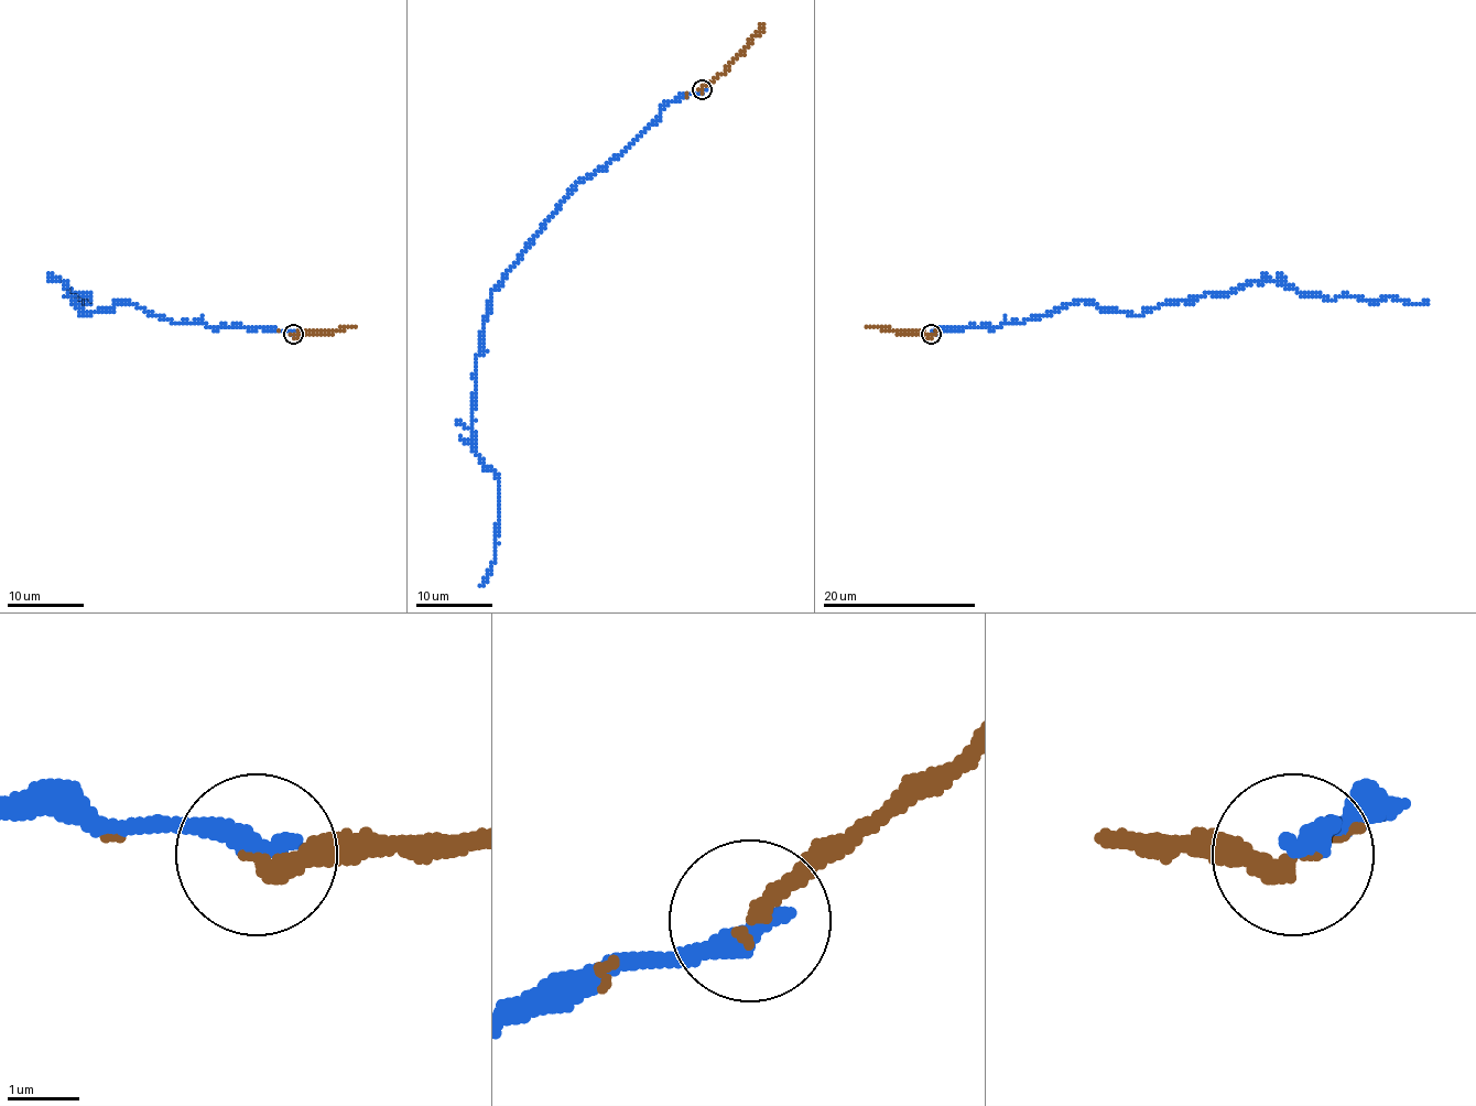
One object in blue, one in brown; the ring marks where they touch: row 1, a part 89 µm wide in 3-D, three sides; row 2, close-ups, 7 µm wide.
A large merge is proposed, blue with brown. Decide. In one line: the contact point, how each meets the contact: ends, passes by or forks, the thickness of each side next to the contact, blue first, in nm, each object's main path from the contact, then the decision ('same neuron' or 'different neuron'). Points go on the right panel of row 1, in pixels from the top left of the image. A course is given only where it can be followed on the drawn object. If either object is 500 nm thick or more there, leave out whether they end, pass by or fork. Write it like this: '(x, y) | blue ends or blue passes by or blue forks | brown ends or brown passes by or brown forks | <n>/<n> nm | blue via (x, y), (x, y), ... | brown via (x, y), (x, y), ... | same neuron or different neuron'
(931, 334) | blue ends | brown ends | 340/280 nm | blue via (931, 334), (1024, 322), (1081, 301), (1138, 314), (1165, 303), (1230, 293), (1251, 282), (1336, 299), (1429, 301) | brown via (931, 334), (865, 326) | same neuron

